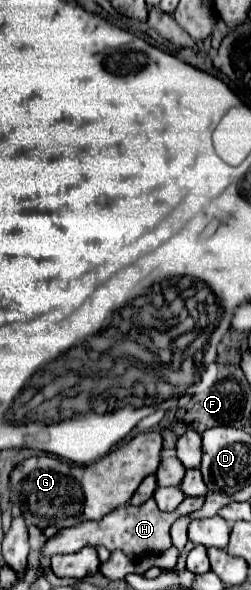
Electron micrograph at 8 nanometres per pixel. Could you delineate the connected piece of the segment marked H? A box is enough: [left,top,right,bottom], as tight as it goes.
[39,498,205,560]

